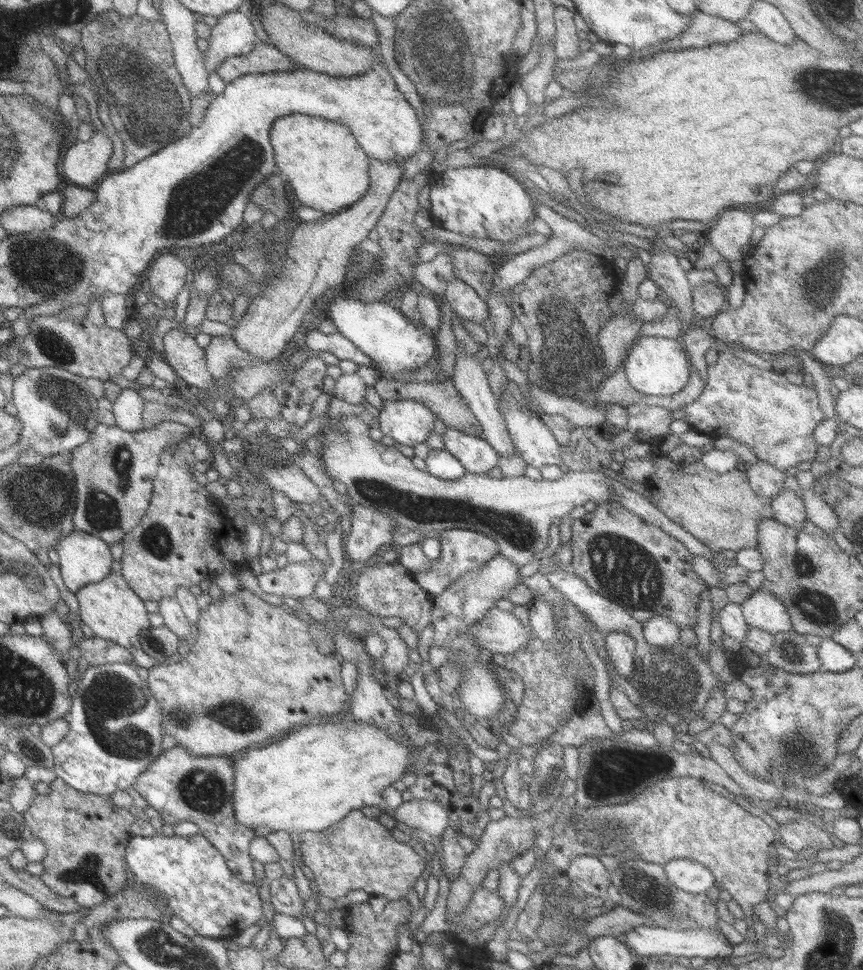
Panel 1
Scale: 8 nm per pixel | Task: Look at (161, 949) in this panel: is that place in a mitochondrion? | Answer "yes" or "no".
yes

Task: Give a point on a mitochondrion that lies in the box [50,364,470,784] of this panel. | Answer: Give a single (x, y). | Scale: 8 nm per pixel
(110, 705)

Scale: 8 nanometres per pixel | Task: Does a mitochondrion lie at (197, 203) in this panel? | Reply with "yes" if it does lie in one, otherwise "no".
yes

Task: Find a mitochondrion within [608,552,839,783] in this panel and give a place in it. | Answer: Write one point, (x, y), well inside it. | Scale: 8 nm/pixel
(662, 675)

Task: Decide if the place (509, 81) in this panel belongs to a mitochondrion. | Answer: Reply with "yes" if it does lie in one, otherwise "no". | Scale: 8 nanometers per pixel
no

